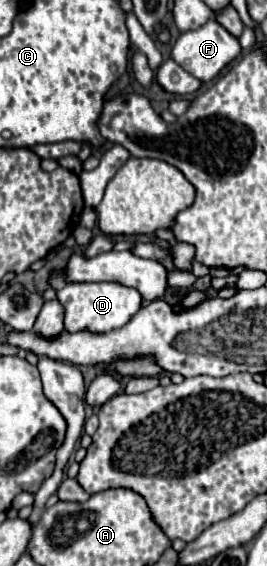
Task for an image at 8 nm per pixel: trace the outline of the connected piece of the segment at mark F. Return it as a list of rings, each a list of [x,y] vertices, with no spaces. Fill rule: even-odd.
[[[210,18],[204,26],[180,34],[172,48],[172,58],[192,76],[196,76],[202,82],[210,82],[214,76],[220,74],[224,66],[228,66],[238,54],[242,52],[240,42],[236,36],[232,36],[224,26],[220,26],[214,18]]]

